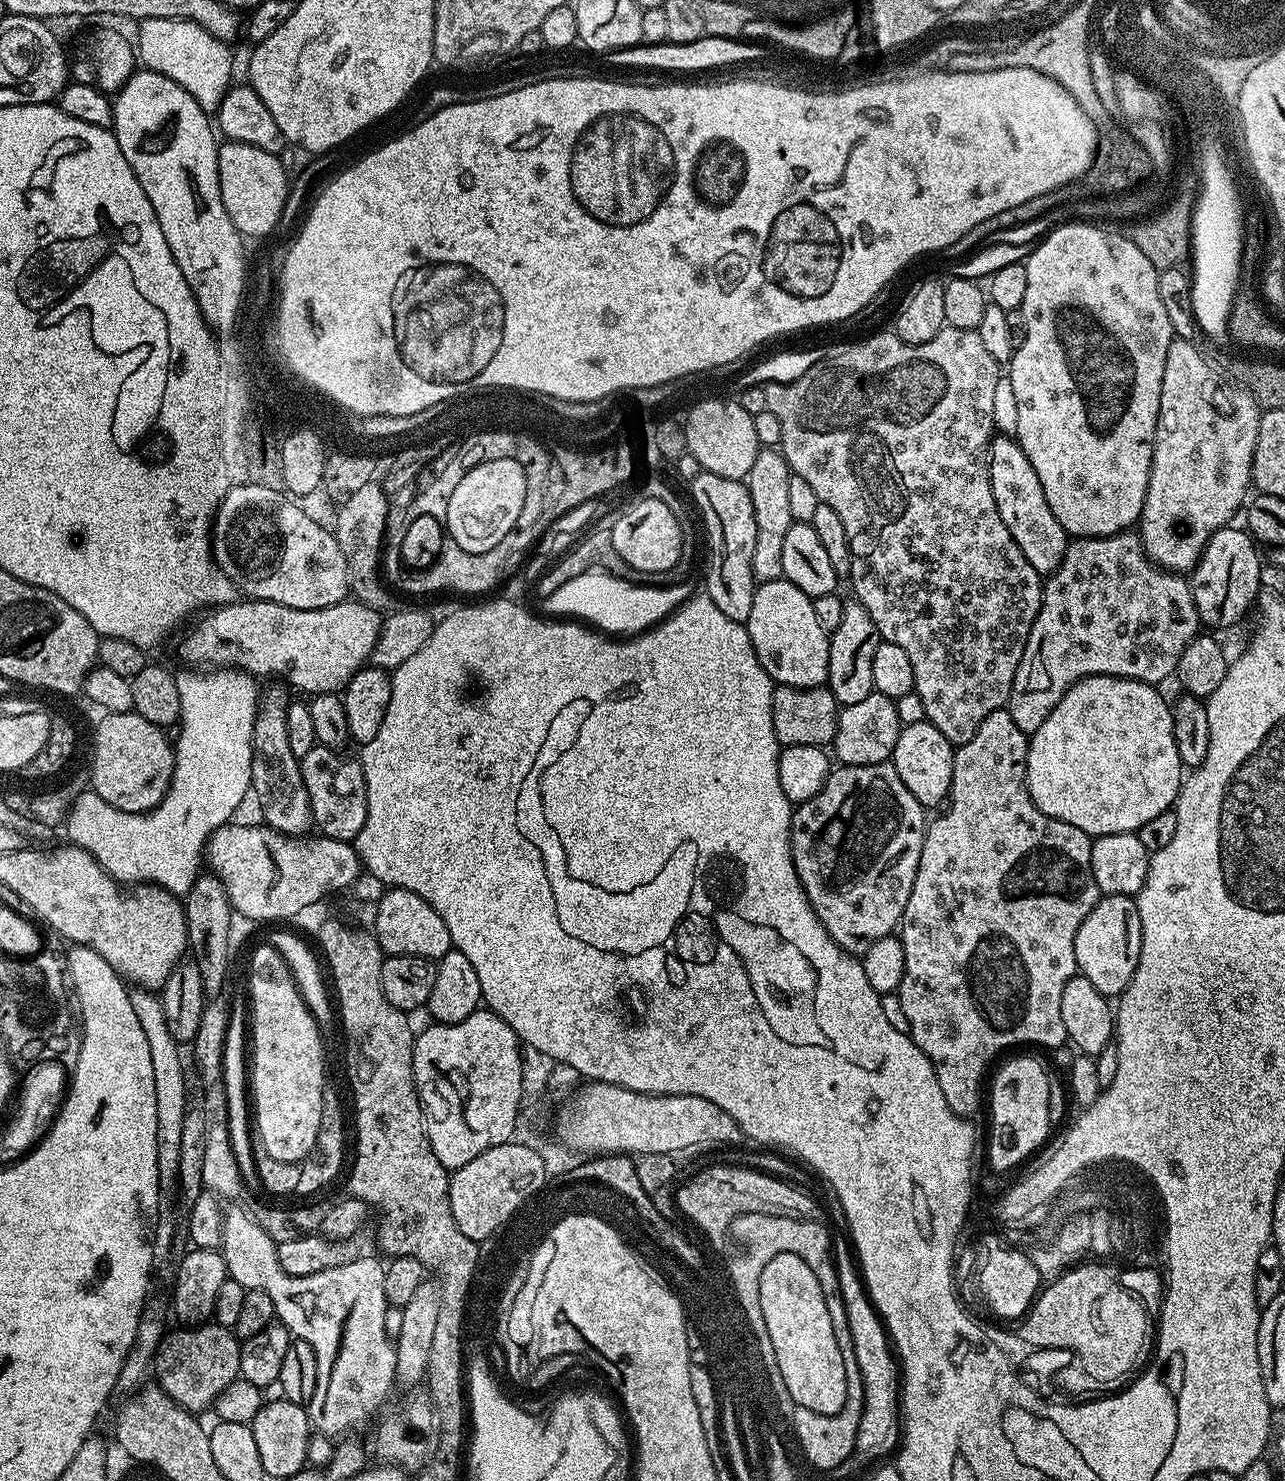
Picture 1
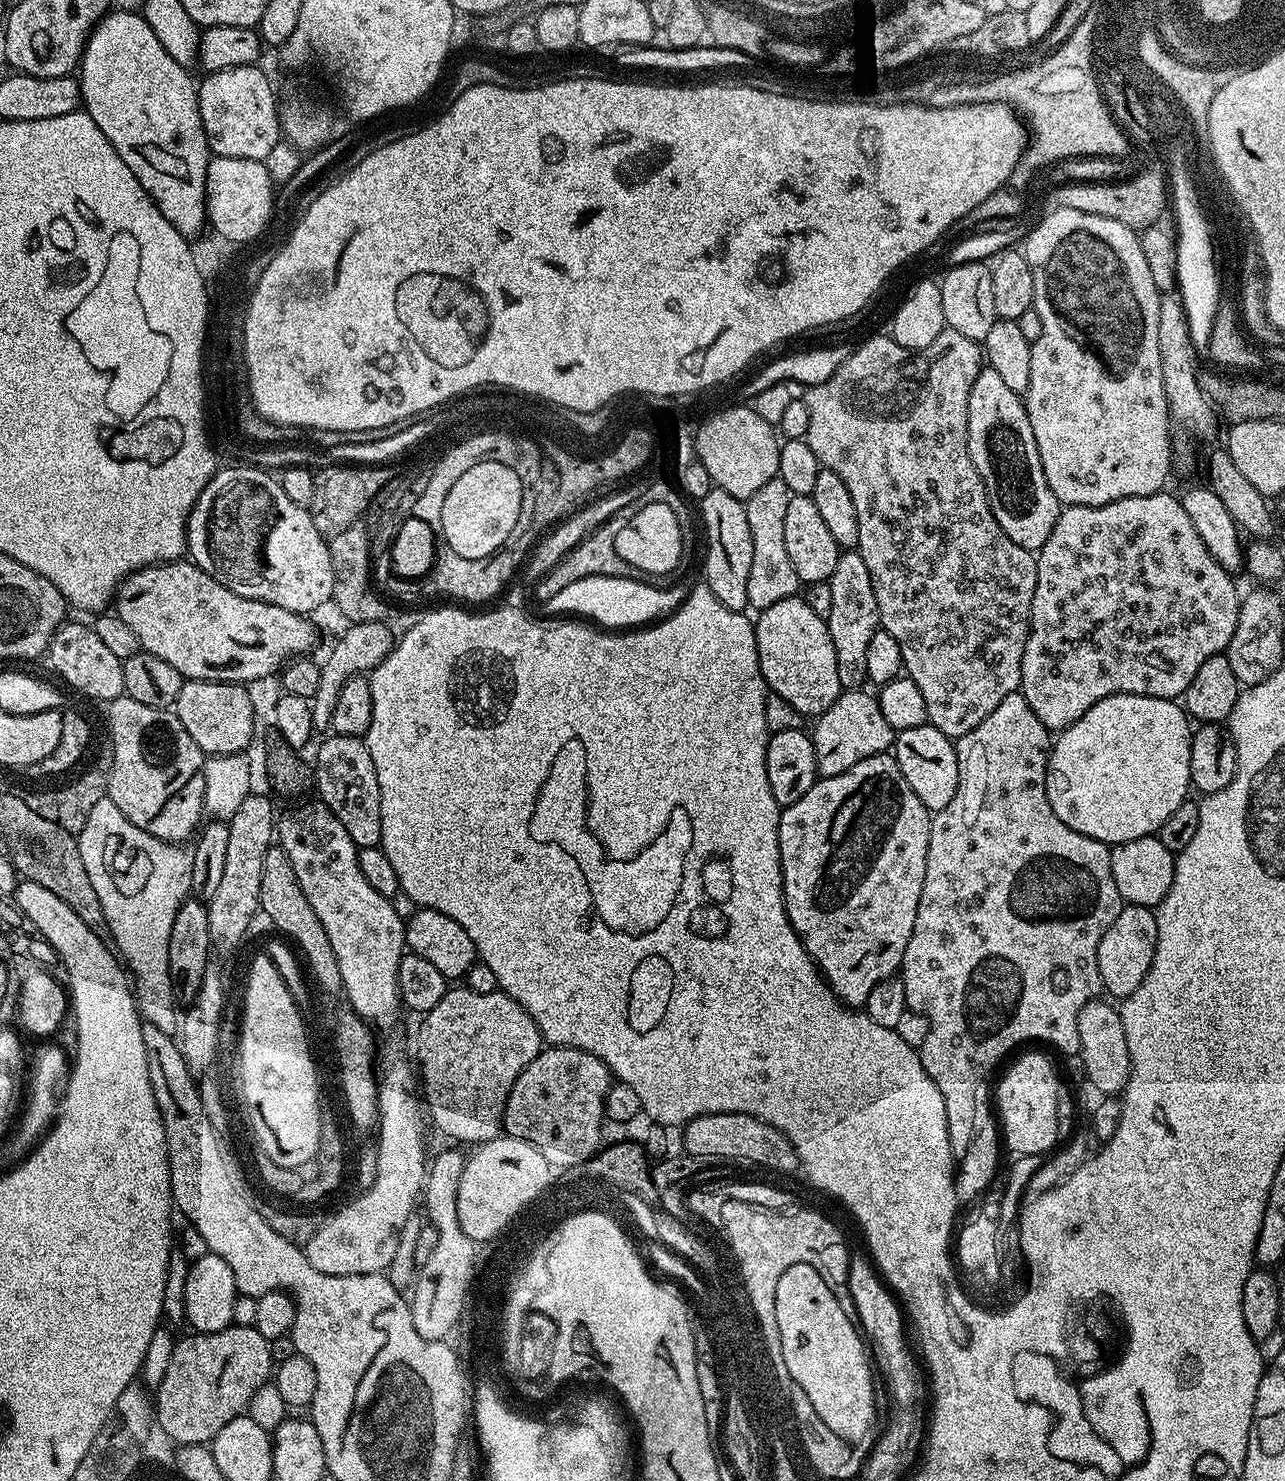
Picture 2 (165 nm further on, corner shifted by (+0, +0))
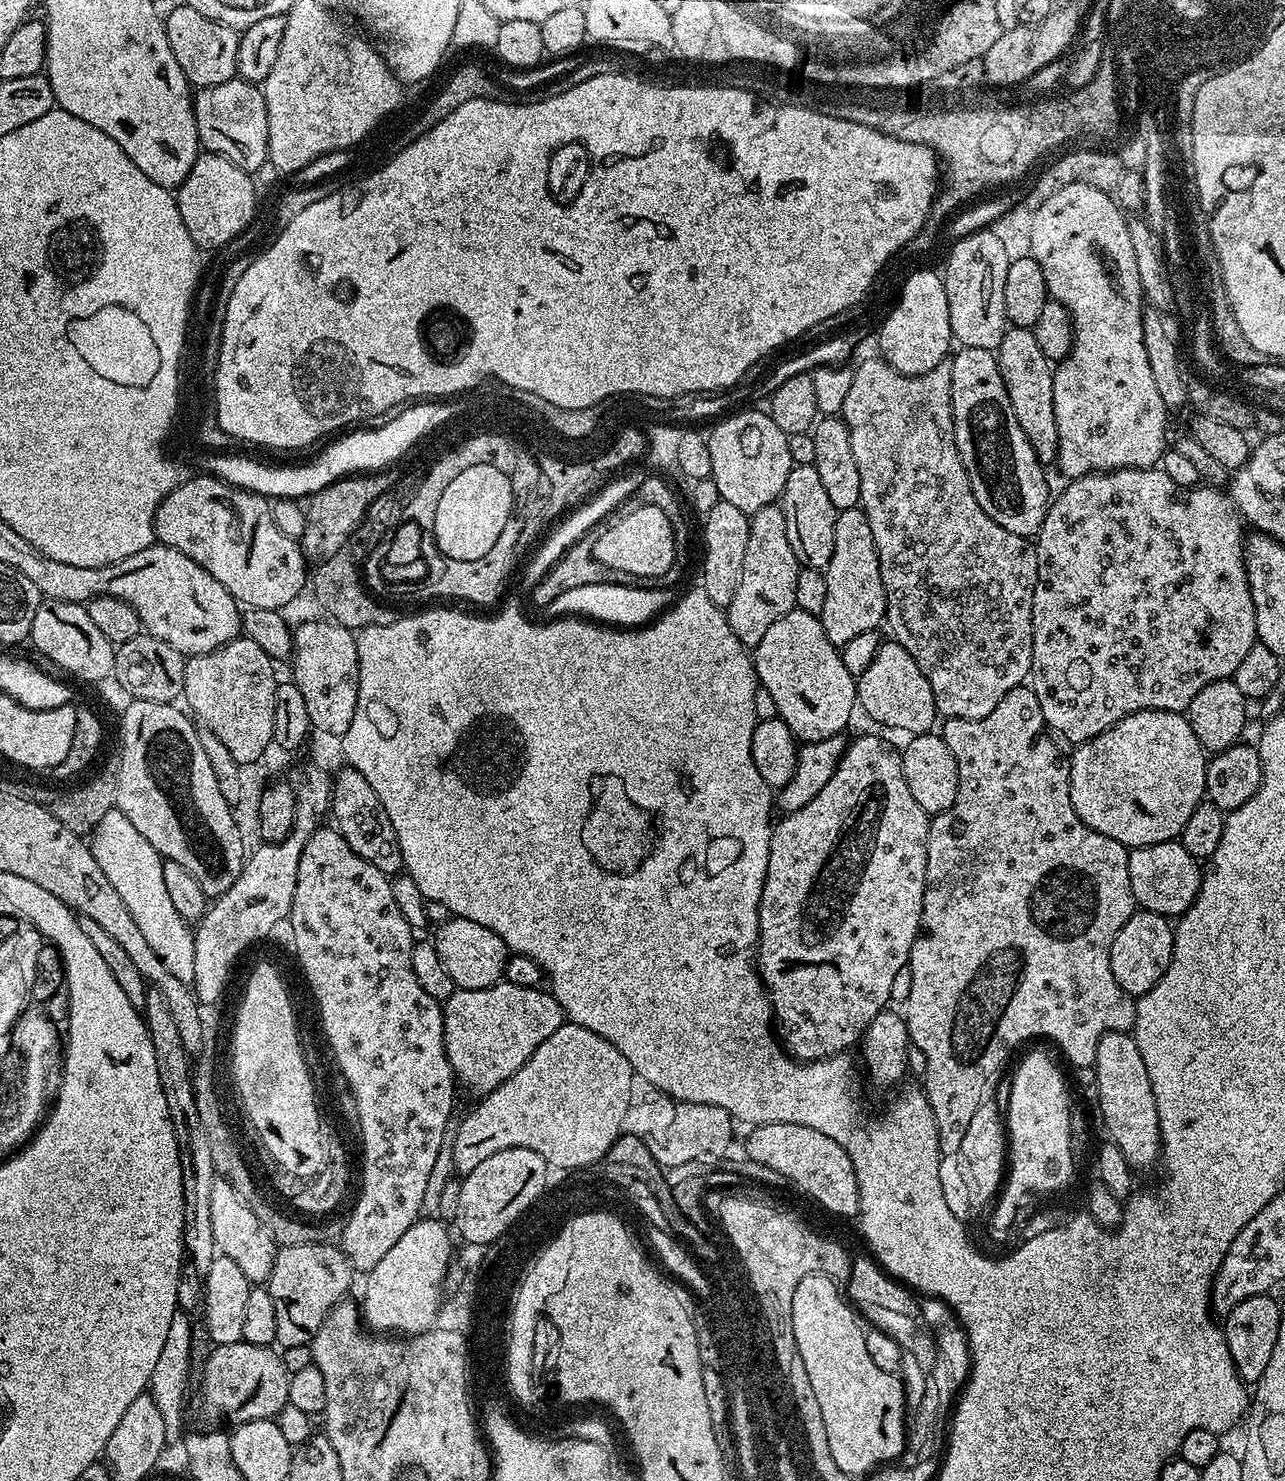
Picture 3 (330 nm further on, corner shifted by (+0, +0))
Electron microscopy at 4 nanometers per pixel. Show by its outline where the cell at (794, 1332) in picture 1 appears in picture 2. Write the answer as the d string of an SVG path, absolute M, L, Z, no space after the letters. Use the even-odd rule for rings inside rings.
M792 1268L792 1272L780 1280L780 1296L775 1297L775 1313L787 1377L790 1376L793 1383L802 1386L804 1400L809 1400L818 1412L818 1418L822 1418L834 1434L849 1442L862 1439L876 1420L876 1384L872 1381L874 1368L870 1363L870 1352L859 1327L845 1317L836 1297L828 1296L828 1288L820 1284L820 1276L816 1276L812 1268Z

